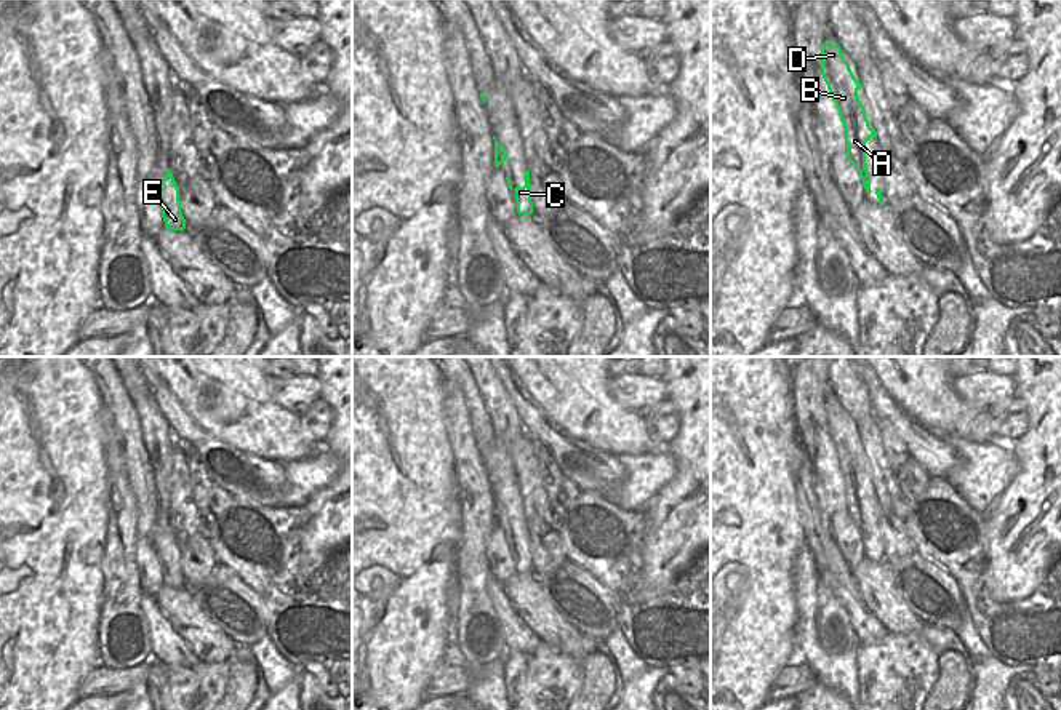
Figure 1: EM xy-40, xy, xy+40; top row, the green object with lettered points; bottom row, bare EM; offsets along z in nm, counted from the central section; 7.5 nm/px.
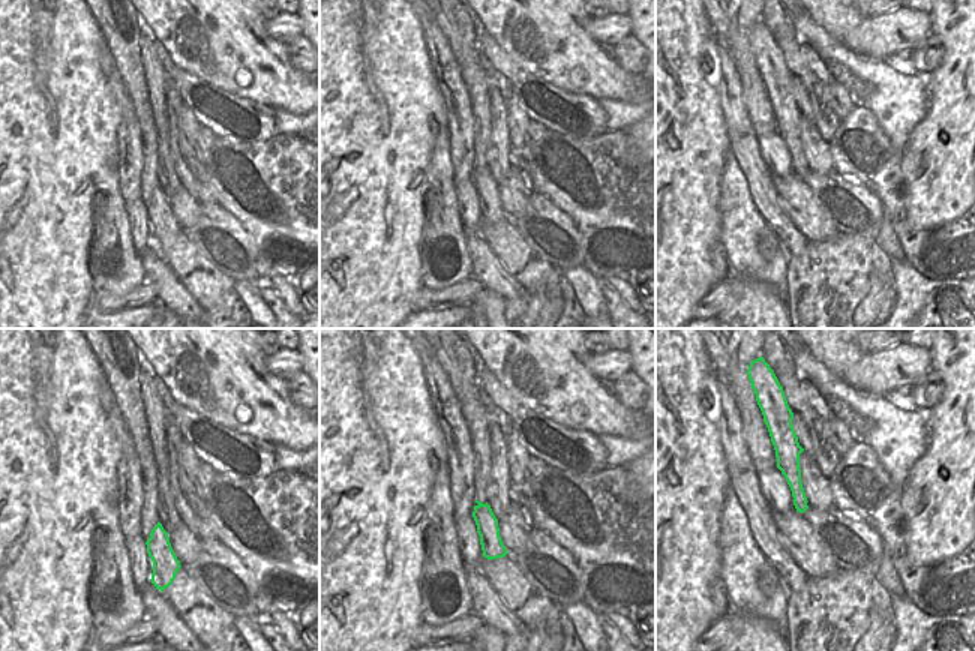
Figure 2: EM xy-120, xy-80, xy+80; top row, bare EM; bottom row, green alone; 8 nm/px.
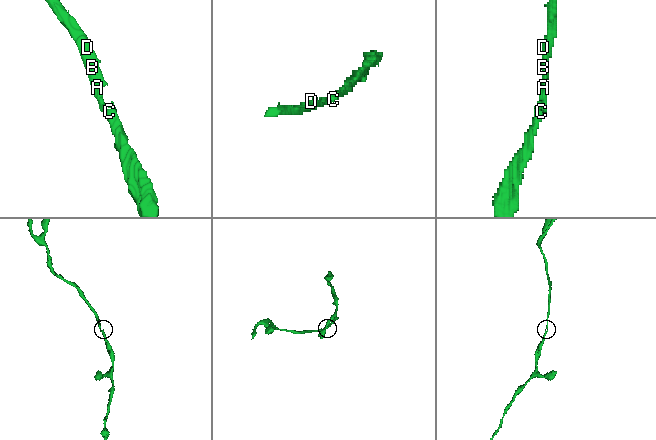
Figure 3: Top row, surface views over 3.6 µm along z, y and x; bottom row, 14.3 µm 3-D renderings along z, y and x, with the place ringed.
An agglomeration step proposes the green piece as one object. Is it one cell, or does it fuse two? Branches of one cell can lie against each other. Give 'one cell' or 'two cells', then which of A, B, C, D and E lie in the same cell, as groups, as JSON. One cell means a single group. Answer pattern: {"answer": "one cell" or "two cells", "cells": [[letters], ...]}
{"answer": "one cell", "cells": [["A", "B", "C", "D", "E"]]}

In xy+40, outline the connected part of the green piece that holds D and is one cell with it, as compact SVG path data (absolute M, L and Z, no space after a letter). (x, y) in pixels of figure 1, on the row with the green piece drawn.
M824 42L821 53L821 75L839 110L847 142L847 160L859 171L866 192L871 195L871 176L866 168L866 142L877 131L869 125L864 106L858 98L861 83L855 78L839 45Z

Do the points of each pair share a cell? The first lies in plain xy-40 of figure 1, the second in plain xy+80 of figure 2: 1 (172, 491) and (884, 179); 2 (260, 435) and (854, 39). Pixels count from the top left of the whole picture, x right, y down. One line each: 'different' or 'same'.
1: different
2: same

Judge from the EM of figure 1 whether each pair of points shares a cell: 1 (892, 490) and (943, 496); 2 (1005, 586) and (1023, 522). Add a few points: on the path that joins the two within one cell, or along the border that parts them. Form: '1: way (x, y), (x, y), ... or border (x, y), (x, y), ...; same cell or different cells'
1: border (916, 504), (904, 523); different cells
2: way (1005, 570), (1005, 550), (1015, 538); same cell

